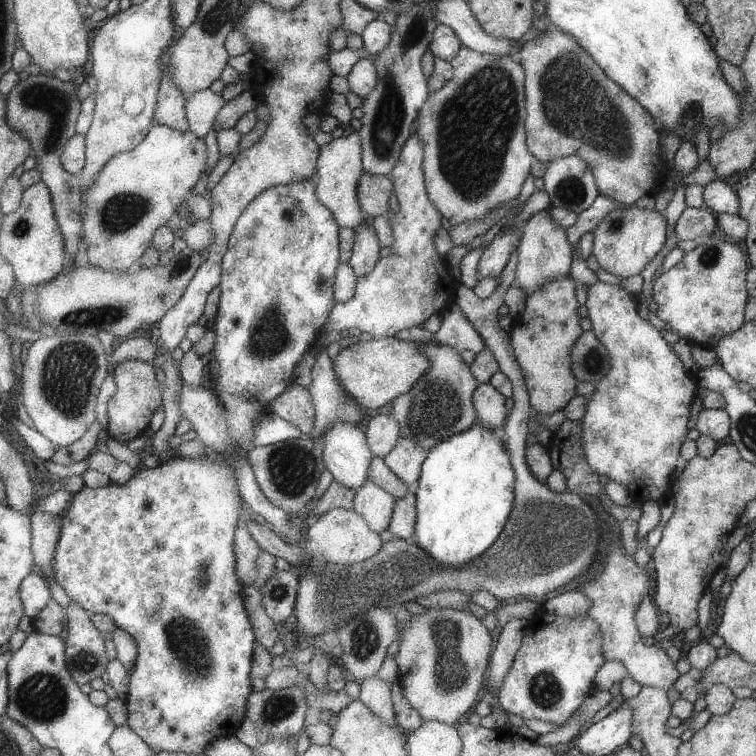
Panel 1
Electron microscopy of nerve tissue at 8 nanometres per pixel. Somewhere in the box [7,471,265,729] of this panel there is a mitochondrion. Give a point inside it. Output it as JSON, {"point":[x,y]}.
{"point":[42,698]}

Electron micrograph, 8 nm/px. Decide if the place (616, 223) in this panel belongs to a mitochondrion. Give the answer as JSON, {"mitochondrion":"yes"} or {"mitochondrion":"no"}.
{"mitochondrion":"yes"}

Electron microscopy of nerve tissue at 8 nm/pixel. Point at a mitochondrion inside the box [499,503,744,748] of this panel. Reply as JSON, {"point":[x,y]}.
{"point":[544,690]}

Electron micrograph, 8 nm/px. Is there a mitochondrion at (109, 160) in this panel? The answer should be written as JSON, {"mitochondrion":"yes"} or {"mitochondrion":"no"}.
{"mitochondrion":"no"}

